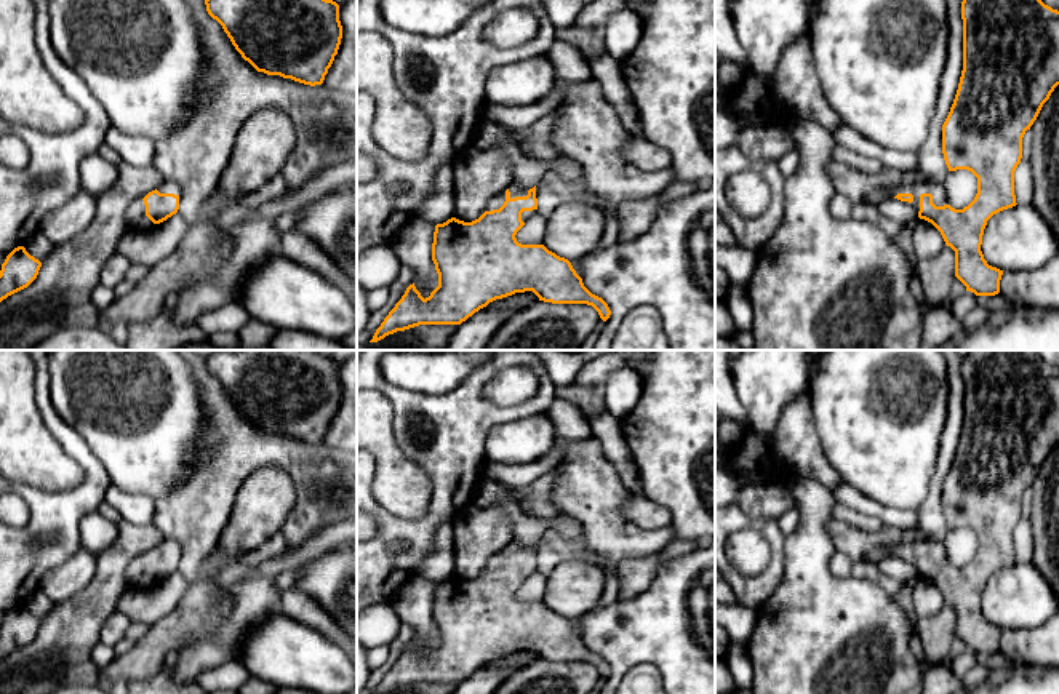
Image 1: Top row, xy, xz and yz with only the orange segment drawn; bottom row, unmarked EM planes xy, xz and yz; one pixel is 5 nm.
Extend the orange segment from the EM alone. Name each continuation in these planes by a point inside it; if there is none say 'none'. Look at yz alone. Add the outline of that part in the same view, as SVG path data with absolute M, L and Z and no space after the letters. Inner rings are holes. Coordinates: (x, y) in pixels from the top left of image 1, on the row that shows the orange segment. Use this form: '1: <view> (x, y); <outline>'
1: yz (938, 191); M931 181L923 182L923 184L899 185L891 190L877 190L877 192L870 193L865 198L865 201L873 206L873 205L878 205L885 198L894 198L897 193L912 193L913 195L912 206L917 209L917 213L920 211L920 195L921 193L931 193L933 203L936 206L949 205L947 198L945 198L944 185L937 184L937 182L931 182Z

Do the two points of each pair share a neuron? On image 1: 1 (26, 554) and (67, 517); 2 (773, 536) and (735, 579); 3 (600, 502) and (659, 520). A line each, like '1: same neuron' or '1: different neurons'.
1: same neuron
2: same neuron
3: different neurons

